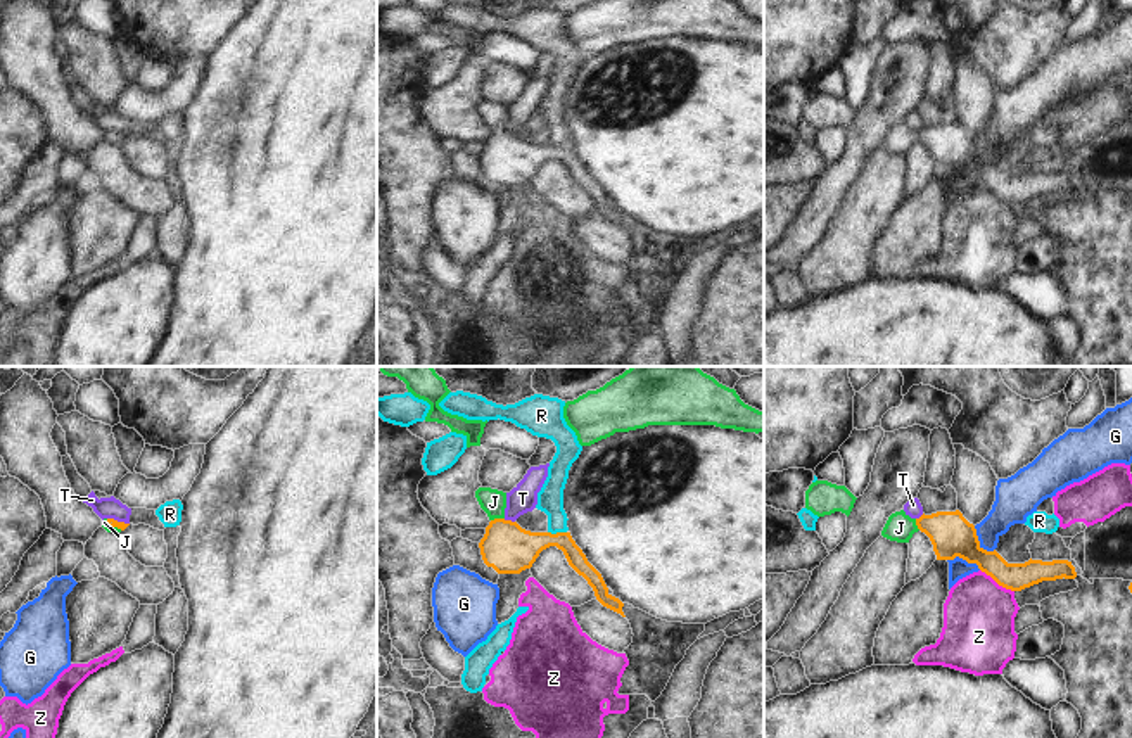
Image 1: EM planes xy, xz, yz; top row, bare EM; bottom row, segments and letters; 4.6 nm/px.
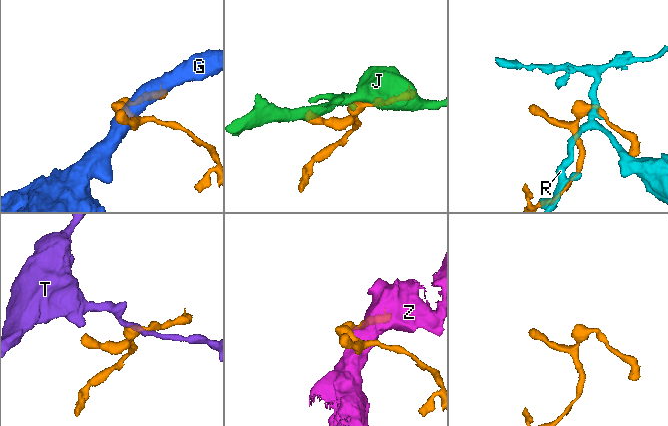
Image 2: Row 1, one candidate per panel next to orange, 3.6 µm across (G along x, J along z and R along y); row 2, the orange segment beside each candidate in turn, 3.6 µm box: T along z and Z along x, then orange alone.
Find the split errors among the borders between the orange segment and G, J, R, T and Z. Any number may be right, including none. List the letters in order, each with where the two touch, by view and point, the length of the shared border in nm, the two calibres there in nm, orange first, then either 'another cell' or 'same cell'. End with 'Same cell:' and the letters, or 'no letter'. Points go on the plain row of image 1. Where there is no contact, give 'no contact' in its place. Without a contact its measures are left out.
G: contact yz (979, 154); length 160 nm; calibres 200 and 180 nm; another cell
J: contact xz (496, 132); length 70 nm; calibres 240 and 120 nm; same cell
R: contact xz (557, 146); length 90 nm; calibres 240 and 130 nm; another cell
T: contact xz (508, 133); length 60 nm; calibres 240 and 130 nm; another cell
Z: contact yz (998, 196); length 190 nm; calibres 140 and 340 nm; another cell
Same cell: J

